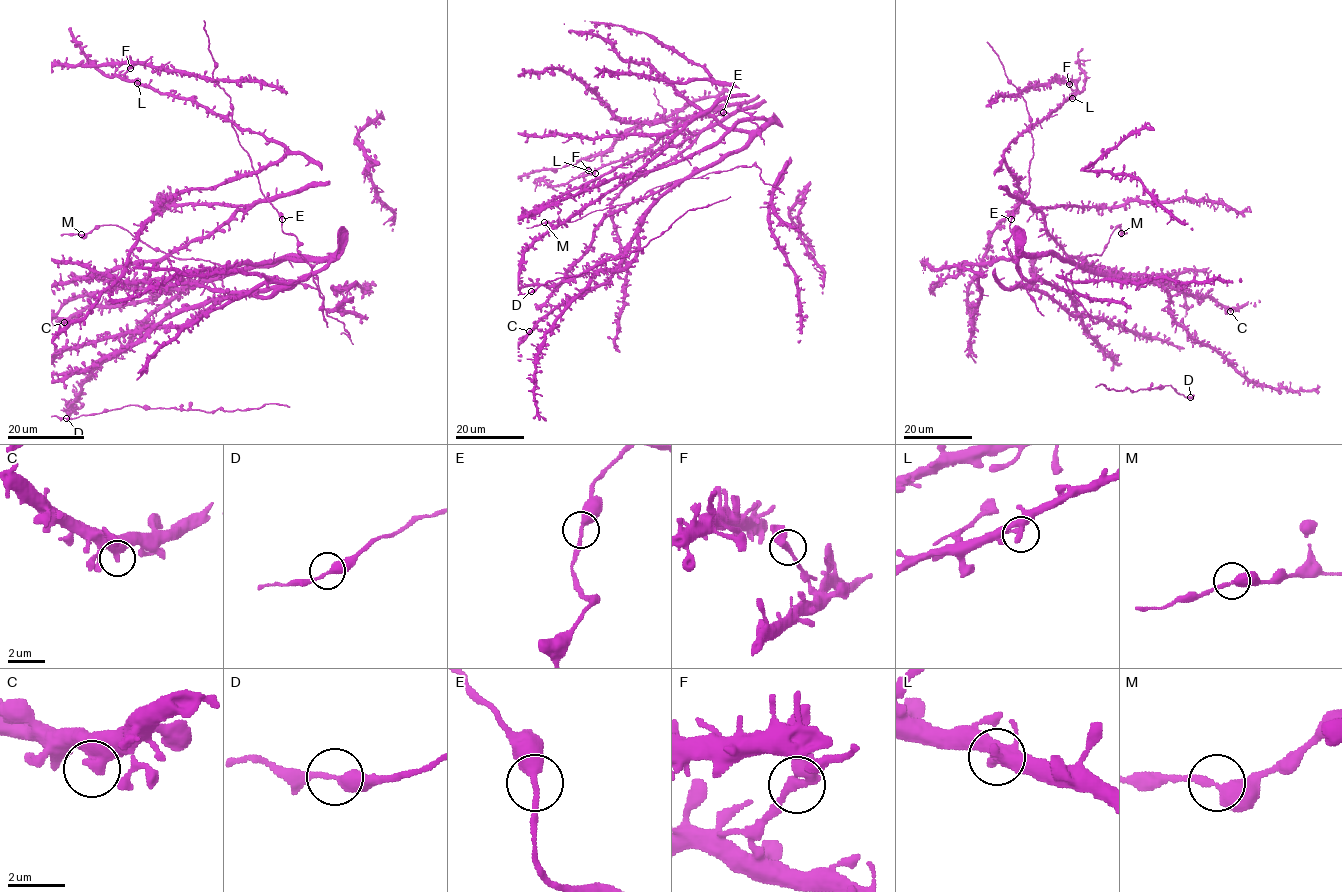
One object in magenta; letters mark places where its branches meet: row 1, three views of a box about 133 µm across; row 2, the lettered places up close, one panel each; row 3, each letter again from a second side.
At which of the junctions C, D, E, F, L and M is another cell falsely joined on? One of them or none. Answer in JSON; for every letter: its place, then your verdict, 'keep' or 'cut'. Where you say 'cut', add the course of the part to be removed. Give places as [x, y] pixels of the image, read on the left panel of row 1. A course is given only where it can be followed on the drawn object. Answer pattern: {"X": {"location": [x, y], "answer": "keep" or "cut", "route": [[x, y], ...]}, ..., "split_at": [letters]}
{"C": {"location": [64, 322], "answer": "keep"}, "D": {"location": [66, 418], "answer": "keep"}, "E": {"location": [282, 219], "answer": "keep"}, "F": {"location": [130, 68], "answer": "keep"}, "L": {"location": [137, 83], "answer": "keep"}, "M": {"location": [81, 234], "answer": "keep"}, "split_at": []}

